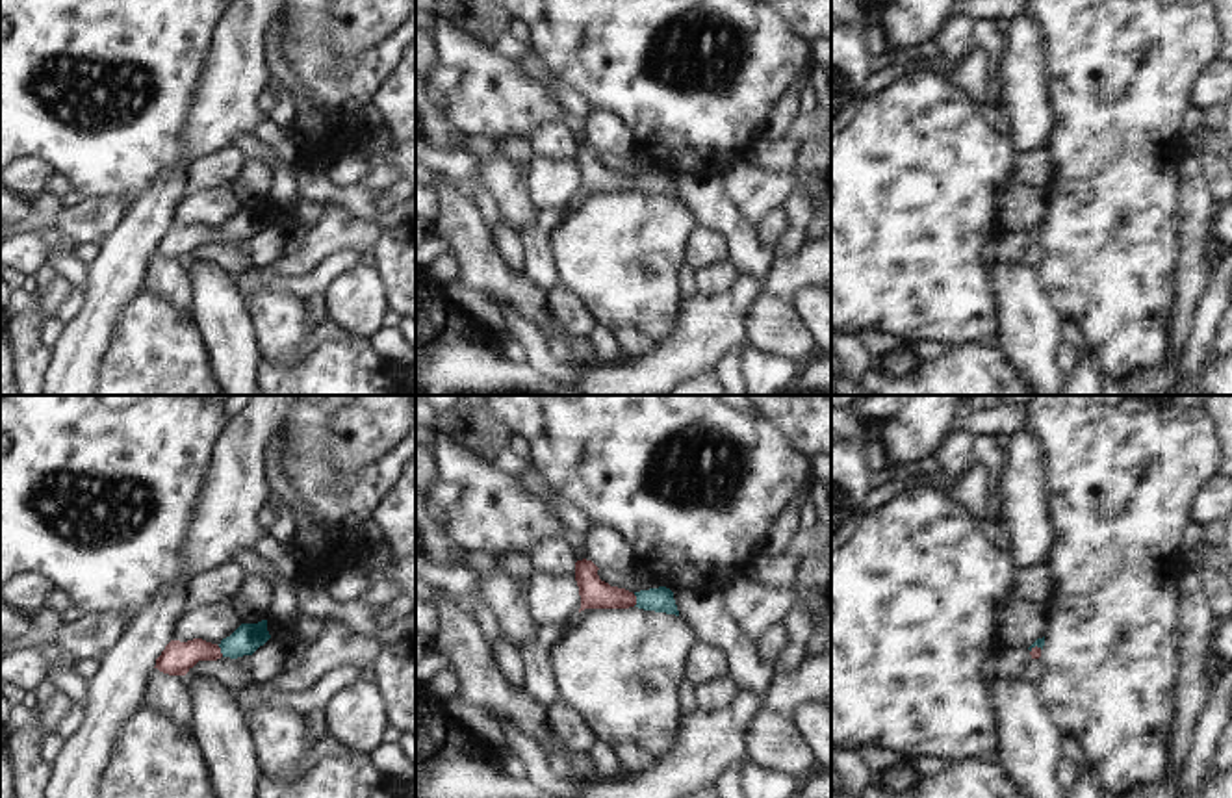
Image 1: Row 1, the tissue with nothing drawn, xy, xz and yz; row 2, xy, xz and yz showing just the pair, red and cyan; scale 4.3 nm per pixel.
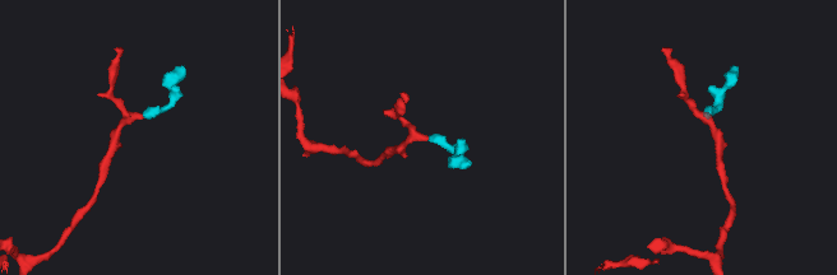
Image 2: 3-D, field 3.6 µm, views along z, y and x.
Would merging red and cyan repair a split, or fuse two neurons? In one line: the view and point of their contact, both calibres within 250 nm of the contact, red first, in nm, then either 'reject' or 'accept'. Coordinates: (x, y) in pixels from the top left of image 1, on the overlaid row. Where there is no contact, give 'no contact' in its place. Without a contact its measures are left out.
contact xz (635, 600); calibres 130 and 110 nm; accept

